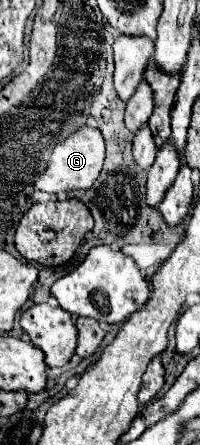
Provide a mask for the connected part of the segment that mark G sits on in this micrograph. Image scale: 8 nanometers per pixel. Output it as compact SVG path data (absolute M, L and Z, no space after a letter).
M82 126L74 134L70 134L64 142L54 146L52 158L48 162L48 168L40 174L36 180L36 188L42 192L58 194L58 192L70 192L70 190L86 190L92 188L94 180L98 178L104 162L104 138L98 128Z

